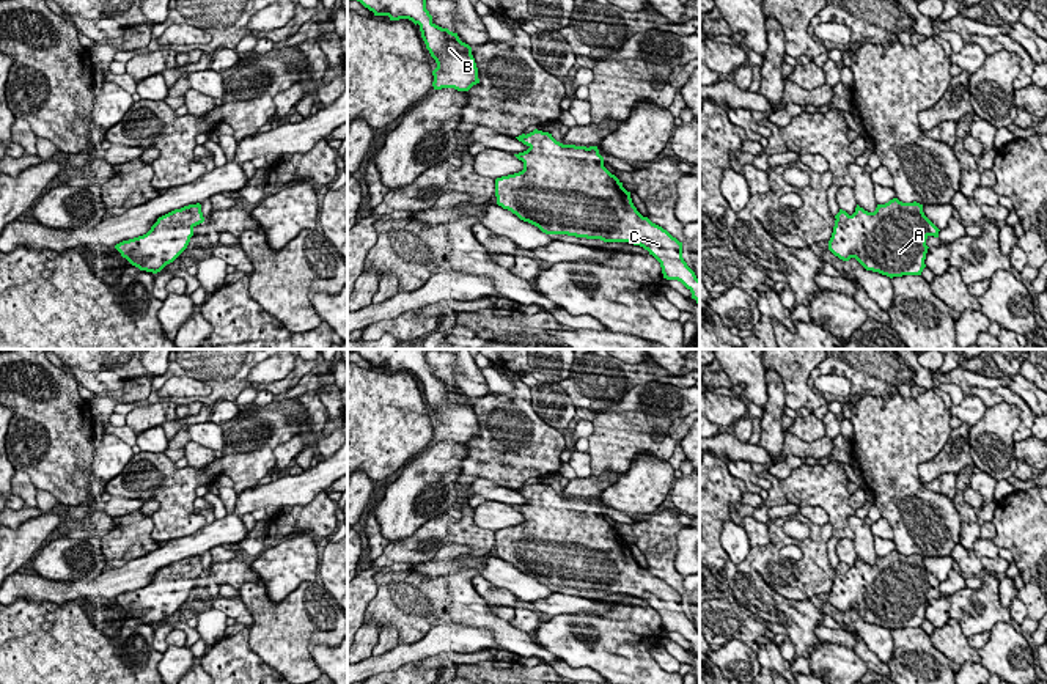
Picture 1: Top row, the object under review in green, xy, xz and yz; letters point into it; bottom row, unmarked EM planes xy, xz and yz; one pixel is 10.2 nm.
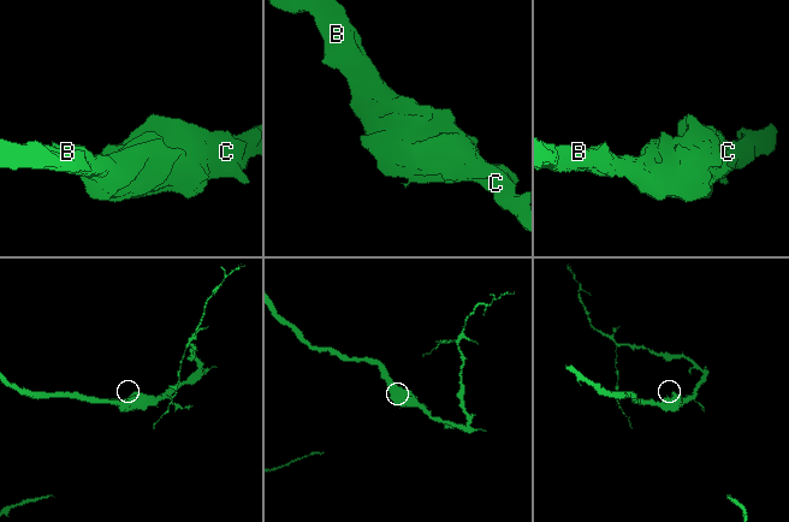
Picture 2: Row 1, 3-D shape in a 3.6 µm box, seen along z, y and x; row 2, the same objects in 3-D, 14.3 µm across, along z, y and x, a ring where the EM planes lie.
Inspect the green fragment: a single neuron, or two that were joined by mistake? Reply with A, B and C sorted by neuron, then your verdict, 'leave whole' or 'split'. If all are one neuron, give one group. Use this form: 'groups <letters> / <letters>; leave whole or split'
groups A B C; leave whole

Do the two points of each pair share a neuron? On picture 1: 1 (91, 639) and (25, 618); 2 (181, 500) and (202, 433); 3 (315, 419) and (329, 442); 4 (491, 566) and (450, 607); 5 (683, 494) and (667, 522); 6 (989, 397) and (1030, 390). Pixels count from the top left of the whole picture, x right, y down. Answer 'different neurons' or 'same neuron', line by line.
1: same neuron
2: different neurons
3: same neuron
4: different neurons
5: different neurons
6: different neurons

